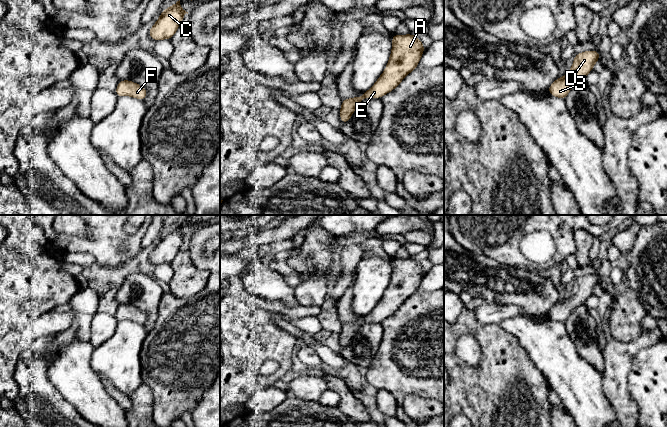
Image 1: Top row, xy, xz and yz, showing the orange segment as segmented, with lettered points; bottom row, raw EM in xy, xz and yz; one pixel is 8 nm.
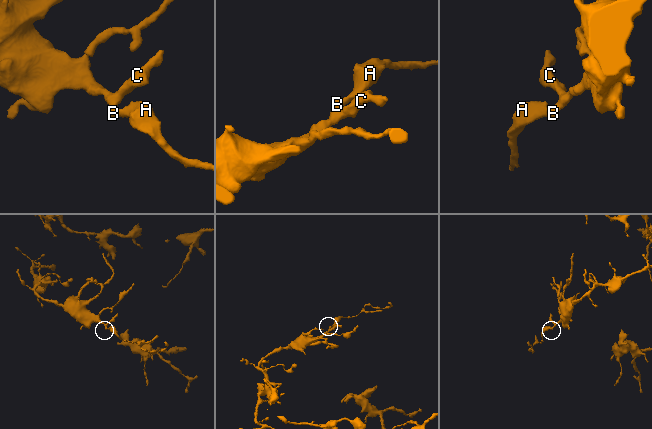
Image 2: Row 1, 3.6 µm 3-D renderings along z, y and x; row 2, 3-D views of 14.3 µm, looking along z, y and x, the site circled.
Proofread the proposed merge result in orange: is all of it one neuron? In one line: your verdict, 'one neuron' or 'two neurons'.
one neuron

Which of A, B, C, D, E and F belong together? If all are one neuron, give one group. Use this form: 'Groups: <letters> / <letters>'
Groups: A B C D E F

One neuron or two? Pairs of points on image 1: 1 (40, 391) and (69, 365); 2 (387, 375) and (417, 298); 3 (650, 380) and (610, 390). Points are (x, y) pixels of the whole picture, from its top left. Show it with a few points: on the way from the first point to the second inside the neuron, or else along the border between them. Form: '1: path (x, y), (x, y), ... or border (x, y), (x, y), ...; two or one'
1: border (43, 360), (48, 380), (66, 399); two
2: path (389, 356), (390, 338), (408, 317); one
3: border (630, 363), (627, 391), (637, 405), (637, 408); two

